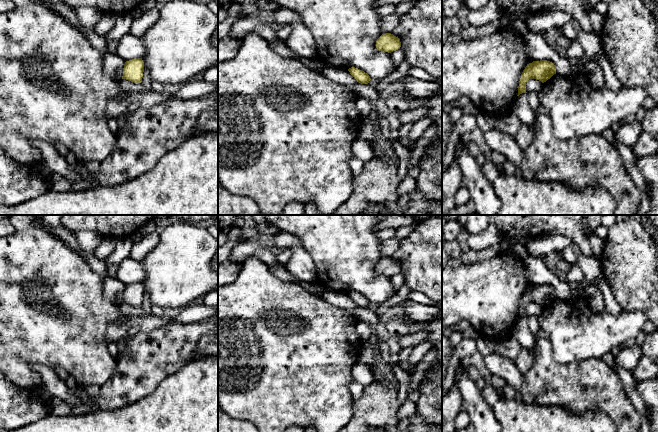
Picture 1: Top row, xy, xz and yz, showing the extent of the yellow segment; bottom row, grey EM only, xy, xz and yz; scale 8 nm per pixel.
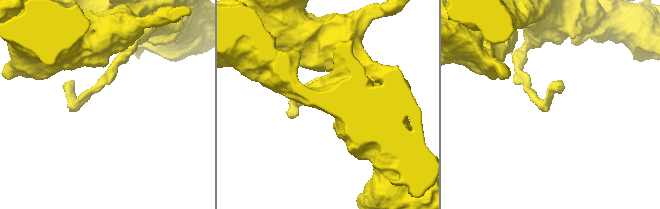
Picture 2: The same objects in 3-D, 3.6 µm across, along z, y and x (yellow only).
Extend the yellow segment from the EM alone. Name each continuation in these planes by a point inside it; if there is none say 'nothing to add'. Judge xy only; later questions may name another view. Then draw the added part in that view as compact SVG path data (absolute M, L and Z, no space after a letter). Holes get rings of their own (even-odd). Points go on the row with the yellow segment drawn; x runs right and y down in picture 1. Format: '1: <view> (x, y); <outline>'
nothing to add

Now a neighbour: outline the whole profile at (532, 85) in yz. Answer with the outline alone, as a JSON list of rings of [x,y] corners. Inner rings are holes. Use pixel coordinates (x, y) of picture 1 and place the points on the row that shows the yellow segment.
[[[529,79],[526,82],[526,92],[539,92],[542,88],[542,82],[536,79]]]

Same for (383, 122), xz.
[[[376,113],[376,114],[377,114],[377,117],[378,117],[378,122],[379,122],[380,128],[381,128],[381,130],[382,130],[382,133],[384,134],[384,136],[385,136],[386,138],[390,139],[390,131],[391,131],[392,129],[391,129],[391,127],[390,127],[390,125],[389,125],[389,122],[388,122],[387,118],[385,118],[385,117],[380,117],[380,116],[378,115],[378,113]]]

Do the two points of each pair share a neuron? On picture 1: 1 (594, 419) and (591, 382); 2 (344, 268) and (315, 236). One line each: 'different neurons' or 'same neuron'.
1: different neurons
2: same neuron

